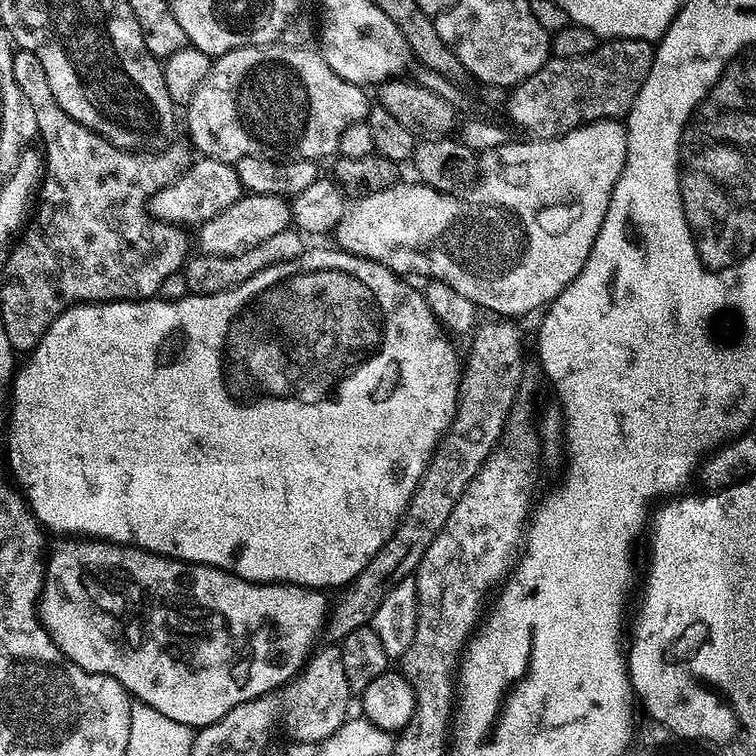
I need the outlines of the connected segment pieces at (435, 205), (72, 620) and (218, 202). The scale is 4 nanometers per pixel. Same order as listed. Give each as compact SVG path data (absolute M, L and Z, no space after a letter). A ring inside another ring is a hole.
M398 182L384 191L368 195L368 216L360 220L342 217L339 227L344 230L344 239L338 244L343 251L376 261L389 269L392 260L400 256L396 248L416 248L416 244L428 244L440 228L452 224L452 216L460 216L460 204L452 204L452 200L444 200L444 204L440 204L442 191L423 182L404 183ZM448 212L452 212L452 216L448 216Z
M97 538L61 540L64 541L53 552L51 549L47 557L44 586L40 590L38 601L40 623L44 625L44 629L48 631L58 650L62 650L62 654L70 658L70 662L82 666L82 670L94 674L106 674L114 678L128 691L128 695L139 703L146 705L147 708L158 710L158 714L166 714L166 718L174 722L182 722L193 730L218 722L218 718L222 718L242 702L259 700L269 692L287 685L301 669L309 653L308 646L312 638L319 635L330 605L329 597L315 588L303 588L297 584L254 584L236 575L235 572L227 572L209 564L187 564L185 560L173 560L167 556L145 552L144 549L134 548L130 544L112 544L109 540Z
M200 158L189 166L174 183L152 196L150 211L157 219L166 220L171 224L199 226L210 218L222 214L226 206L234 206L234 202L238 202L241 195L242 187L233 165L221 160Z

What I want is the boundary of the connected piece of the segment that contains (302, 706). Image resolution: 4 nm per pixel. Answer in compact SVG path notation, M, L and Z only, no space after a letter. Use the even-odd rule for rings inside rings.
M327 643L323 647L316 654L314 652L305 661L301 672L295 677L292 684L292 689L294 690L293 703L287 708L284 715L285 725L288 724L290 726L291 732L298 739L313 742L313 744L325 740L334 730L344 724L348 718L348 713L346 713L348 704L350 699L352 699L352 693L344 672L340 646L337 643Z

